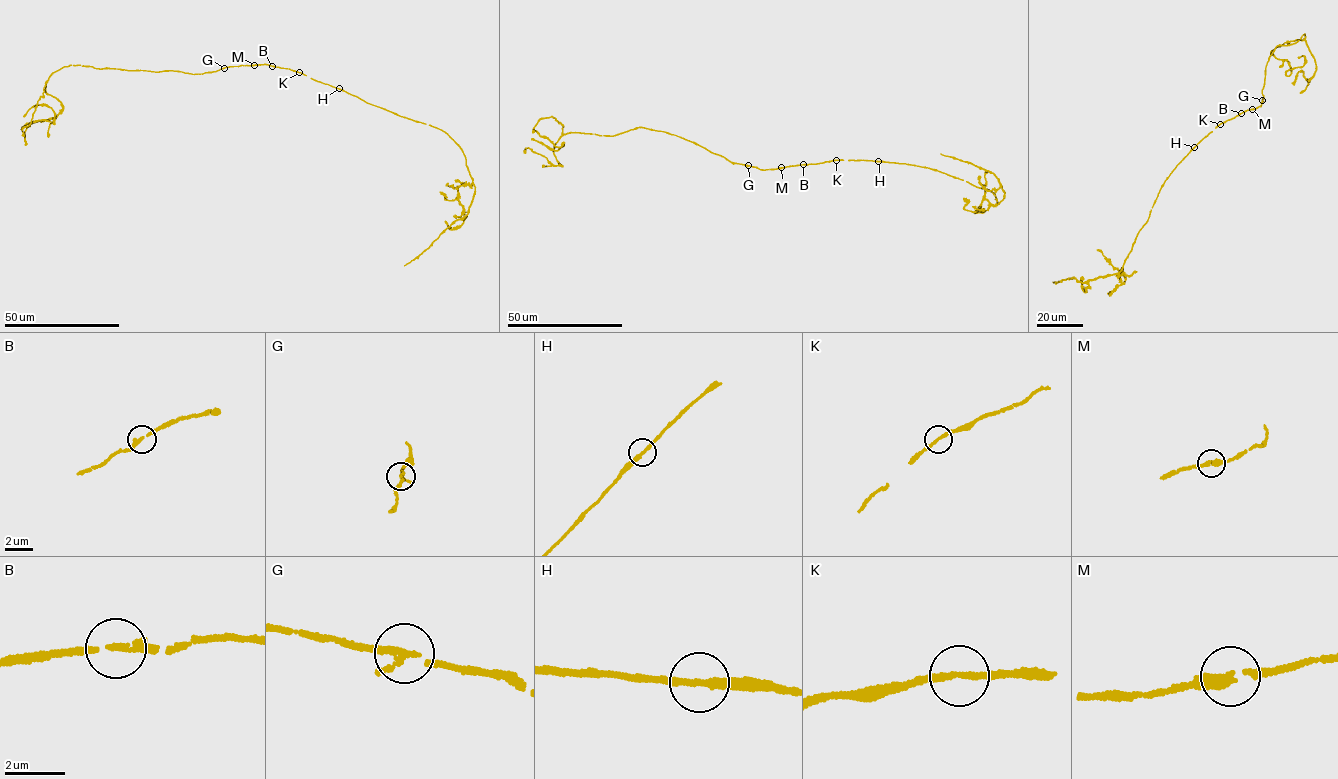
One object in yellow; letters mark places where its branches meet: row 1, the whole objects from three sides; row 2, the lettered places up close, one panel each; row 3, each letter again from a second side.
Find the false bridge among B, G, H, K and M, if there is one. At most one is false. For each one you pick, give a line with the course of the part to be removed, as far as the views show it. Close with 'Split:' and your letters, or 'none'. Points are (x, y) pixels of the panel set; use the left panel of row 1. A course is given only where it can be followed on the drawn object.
Split: none

